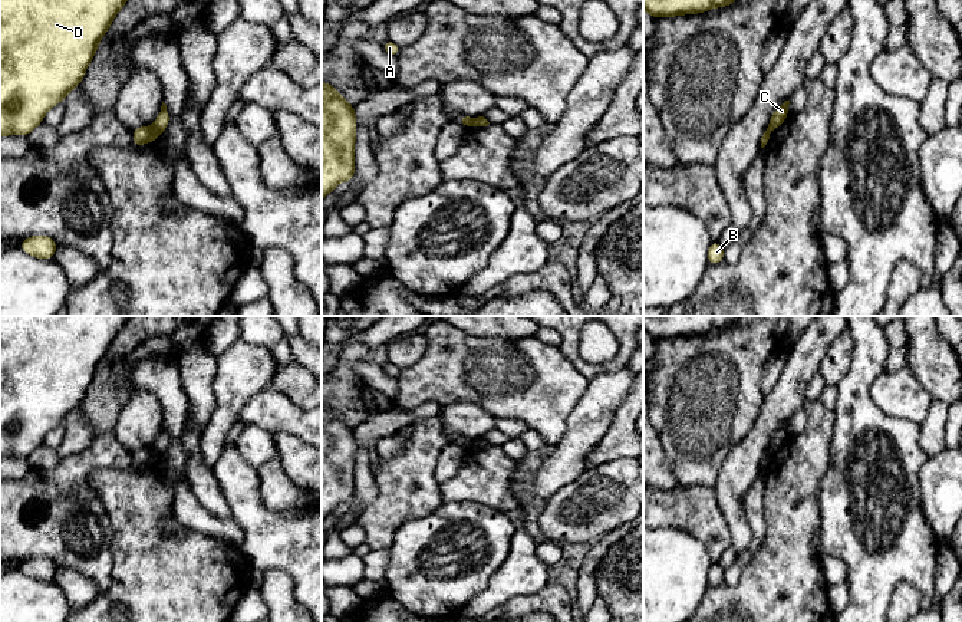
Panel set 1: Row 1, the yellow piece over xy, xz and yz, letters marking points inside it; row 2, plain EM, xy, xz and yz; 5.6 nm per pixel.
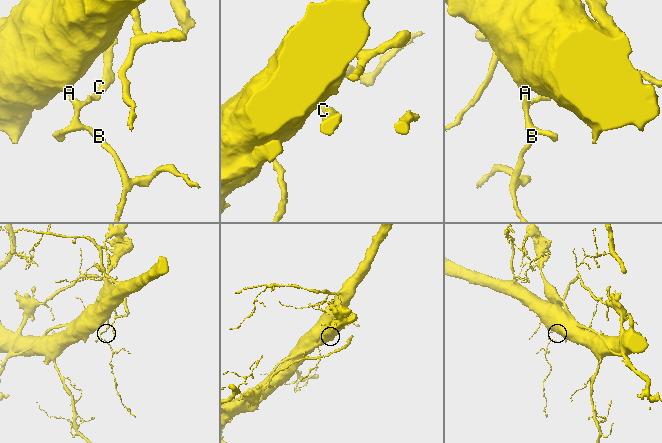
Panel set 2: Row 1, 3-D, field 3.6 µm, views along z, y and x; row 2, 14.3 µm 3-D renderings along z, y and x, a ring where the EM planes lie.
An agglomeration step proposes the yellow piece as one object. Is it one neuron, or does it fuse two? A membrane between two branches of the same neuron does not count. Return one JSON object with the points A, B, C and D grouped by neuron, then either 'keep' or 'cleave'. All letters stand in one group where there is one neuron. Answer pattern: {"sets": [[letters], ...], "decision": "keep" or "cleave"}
{"sets": [["A", "B", "D"], ["C"]], "decision": "cleave"}

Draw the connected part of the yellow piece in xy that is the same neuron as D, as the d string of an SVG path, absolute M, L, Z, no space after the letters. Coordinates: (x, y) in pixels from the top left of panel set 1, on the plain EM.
M0 316L0 460L3 457L27 458L43 444L45 435L62 424L82 404L86 389L96 375L99 362L129 319L131 316Z

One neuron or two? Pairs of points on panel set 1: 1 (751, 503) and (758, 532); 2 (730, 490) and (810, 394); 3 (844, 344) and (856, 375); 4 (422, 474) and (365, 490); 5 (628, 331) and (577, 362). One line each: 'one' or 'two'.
1: one
2: two
3: two
4: two
5: one

